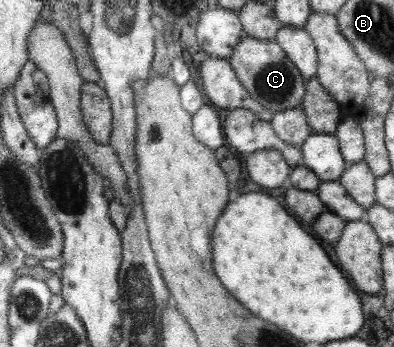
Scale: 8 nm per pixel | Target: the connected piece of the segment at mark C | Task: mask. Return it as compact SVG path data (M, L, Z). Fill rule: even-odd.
M244 36L233 50L232 57L227 60L236 70L249 95L256 99L257 103L263 104L265 109L275 114L303 106L307 81L276 40Z

